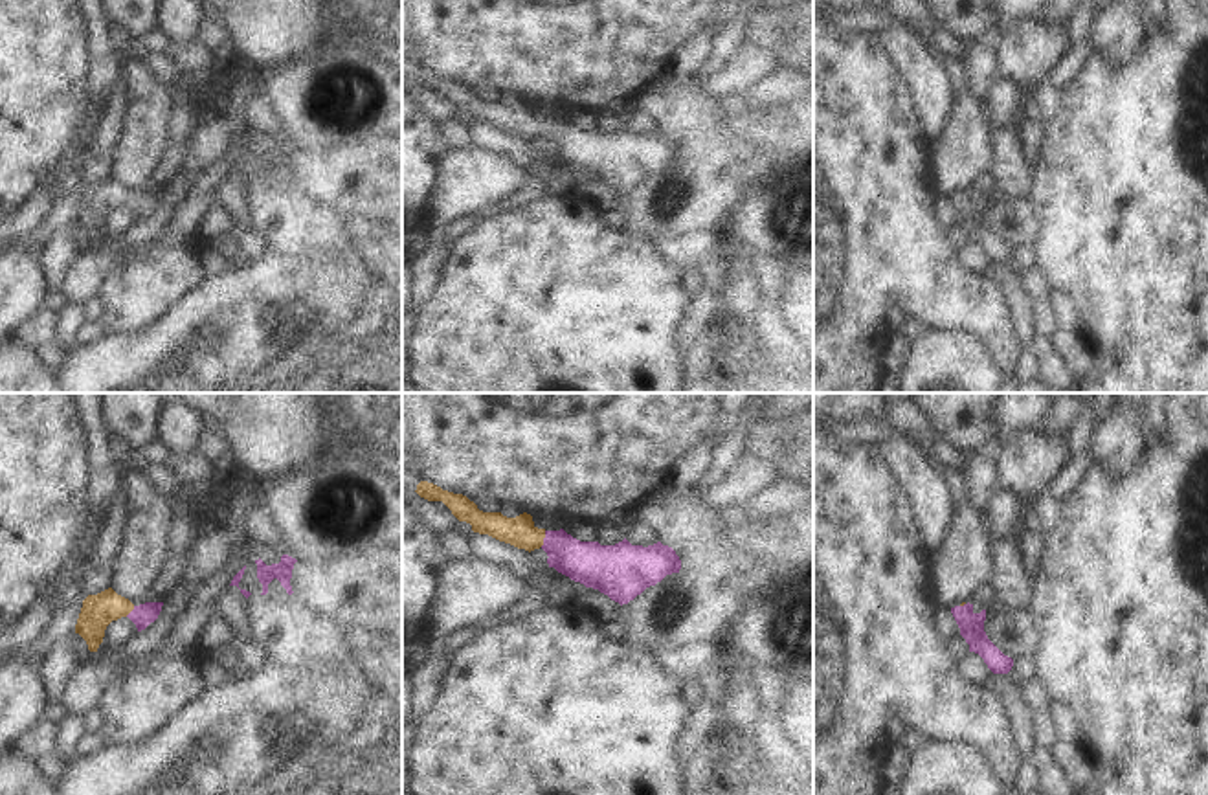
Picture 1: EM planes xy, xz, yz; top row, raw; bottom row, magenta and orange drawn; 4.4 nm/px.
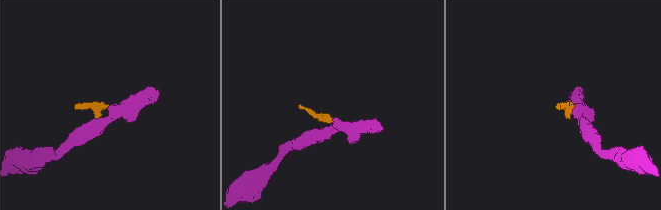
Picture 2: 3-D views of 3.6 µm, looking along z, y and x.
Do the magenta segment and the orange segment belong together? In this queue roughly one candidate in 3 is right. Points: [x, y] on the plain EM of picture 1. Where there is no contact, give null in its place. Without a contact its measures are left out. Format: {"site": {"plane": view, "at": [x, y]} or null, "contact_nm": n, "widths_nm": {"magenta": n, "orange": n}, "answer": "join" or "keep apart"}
{"site": {"plane": "xz", "at": [544, 127]}, "contact_nm": 80, "widths_nm": {"magenta": 190, "orange": 140}, "answer": "join"}

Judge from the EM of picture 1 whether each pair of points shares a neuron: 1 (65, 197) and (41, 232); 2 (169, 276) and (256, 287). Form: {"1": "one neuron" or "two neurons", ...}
{"1": "one neuron", "2": "two neurons"}

